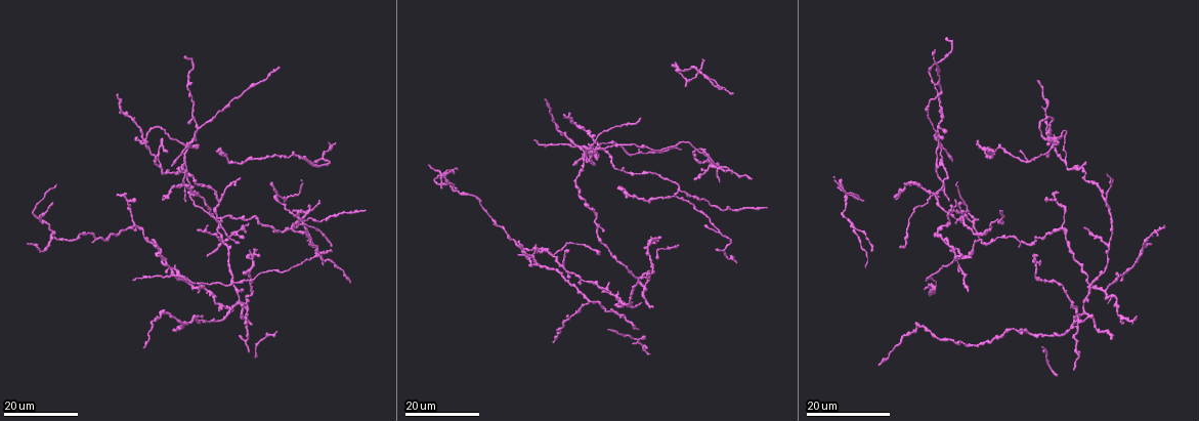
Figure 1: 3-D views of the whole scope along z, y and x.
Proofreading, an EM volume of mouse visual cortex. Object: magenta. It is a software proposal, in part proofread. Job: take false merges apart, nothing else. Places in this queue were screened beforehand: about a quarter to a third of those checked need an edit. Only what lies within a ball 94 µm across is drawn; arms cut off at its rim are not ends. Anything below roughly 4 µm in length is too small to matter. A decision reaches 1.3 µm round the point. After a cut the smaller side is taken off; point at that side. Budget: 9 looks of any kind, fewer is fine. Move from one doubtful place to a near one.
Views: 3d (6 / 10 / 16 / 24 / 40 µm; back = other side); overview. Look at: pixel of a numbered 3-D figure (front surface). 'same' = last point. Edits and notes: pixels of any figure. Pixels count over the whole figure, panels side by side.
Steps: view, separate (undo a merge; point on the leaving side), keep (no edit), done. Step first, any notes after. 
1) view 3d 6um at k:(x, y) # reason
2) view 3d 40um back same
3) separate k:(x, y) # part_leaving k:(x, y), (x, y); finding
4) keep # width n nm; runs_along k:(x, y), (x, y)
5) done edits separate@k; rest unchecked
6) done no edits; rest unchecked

view 3d 24um at 1:(158, 167) # side arm on a straight run

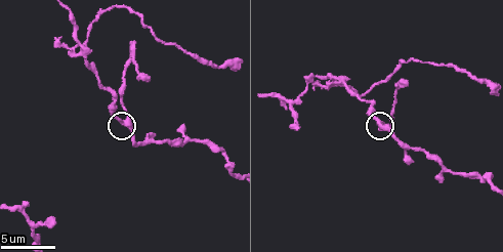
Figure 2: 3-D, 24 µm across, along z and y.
view 3d 10um at 2:(125, 123) # zoom in

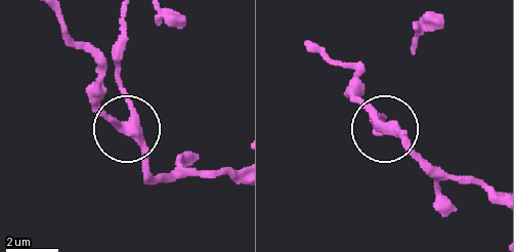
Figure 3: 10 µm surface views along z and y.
view 3d 10um back at 3:(128, 124)

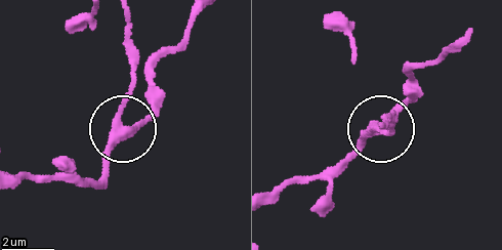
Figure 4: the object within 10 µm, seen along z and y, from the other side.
keep # arms 3; continuous, no second cell

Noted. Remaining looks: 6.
view 3d 16um at 2:(86, 42) # thin arm on a thick one

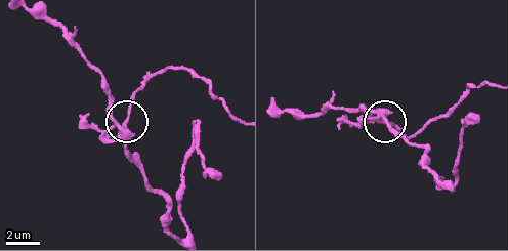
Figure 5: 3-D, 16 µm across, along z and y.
separate 5:(357, 127) # arms 3; part_leaving 5:(123, 132), (131, 96), (173, 68), (194, 72), (239, 119); a second cell is stuck on

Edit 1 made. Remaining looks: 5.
view 3d 16um at 1:(192, 195)

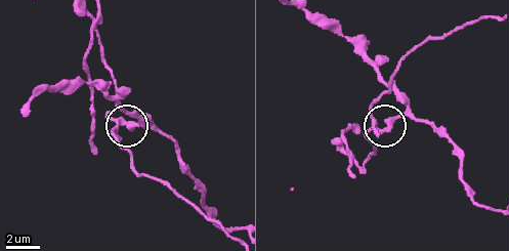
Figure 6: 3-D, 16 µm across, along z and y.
view 3d 10um at 6:(117, 122) # closer look

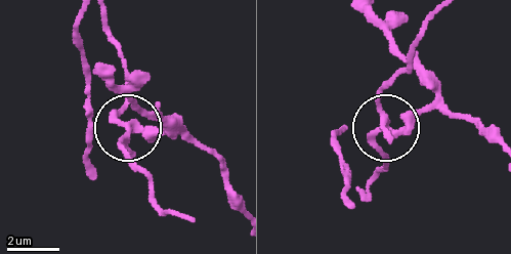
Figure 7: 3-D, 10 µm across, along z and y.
separate 7:(387, 158) # width 240 nm; part_leaving 7:(122, 125), (124, 61), (104, 15); a second cell is stuck on

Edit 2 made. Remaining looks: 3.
view 3d 16um at 1:(605, 153) # thick turns thin

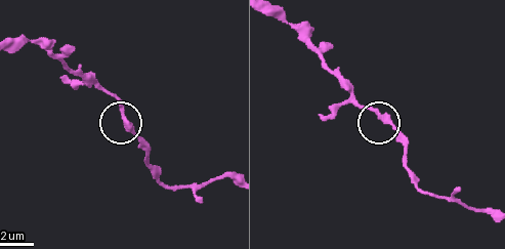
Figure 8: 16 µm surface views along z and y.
view 3d 6um at 8:(123, 113)

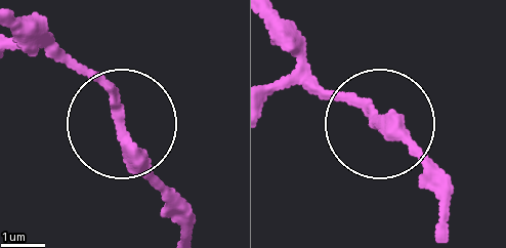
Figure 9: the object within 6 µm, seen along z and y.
view 3d 6um back at 9:(377, 121)

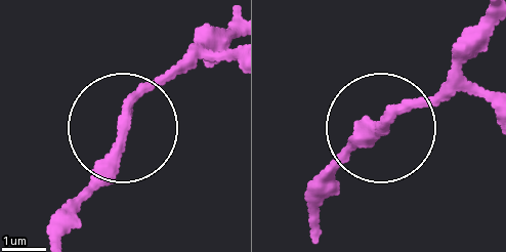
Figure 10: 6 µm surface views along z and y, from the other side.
keep # runs_along 10:(307, 213), (381, 128), (447, 84); all the same cell

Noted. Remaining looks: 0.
done edits separate@5, separate@7; rest unchecked

